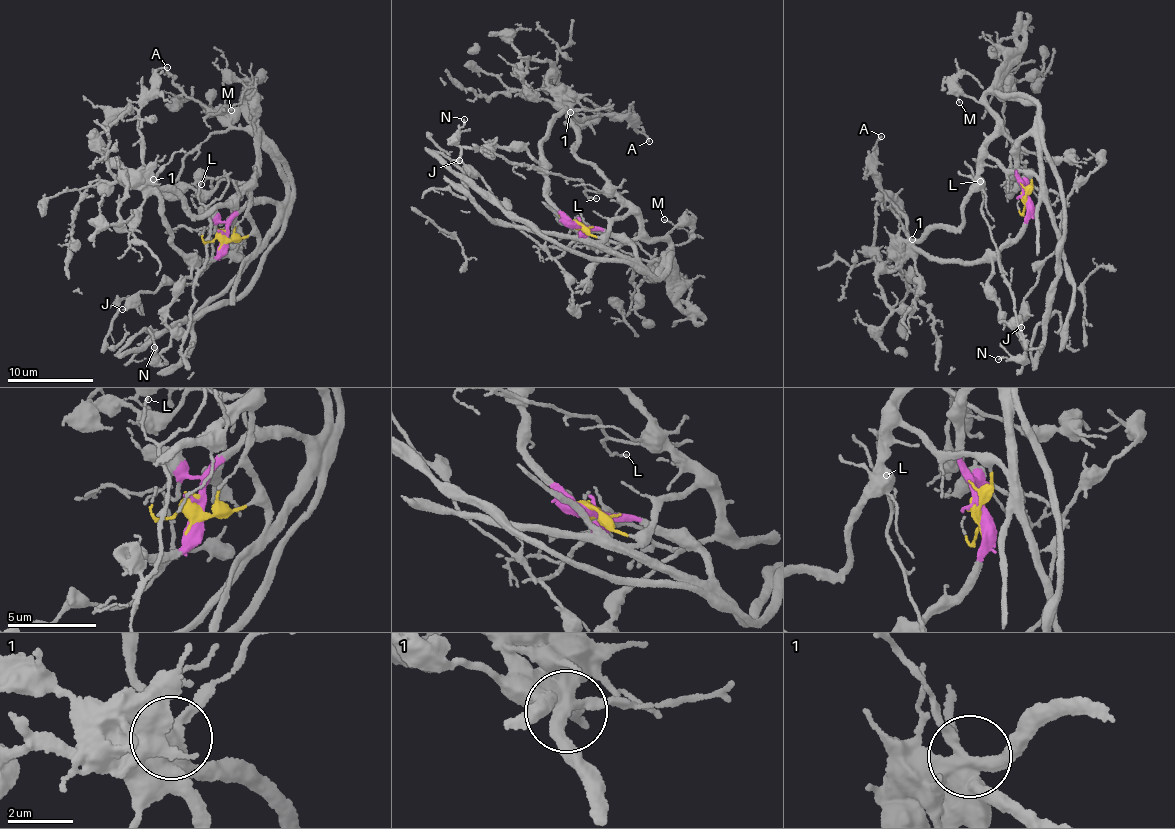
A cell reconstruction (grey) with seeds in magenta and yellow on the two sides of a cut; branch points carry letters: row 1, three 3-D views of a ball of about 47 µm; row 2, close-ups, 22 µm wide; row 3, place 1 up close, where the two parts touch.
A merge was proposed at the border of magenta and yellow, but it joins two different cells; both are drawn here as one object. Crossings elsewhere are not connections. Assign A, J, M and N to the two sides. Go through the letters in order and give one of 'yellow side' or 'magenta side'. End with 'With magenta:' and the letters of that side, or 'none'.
A: yellow side
J: magenta side
M: yellow side
N: magenta side
With magenta: J, N

